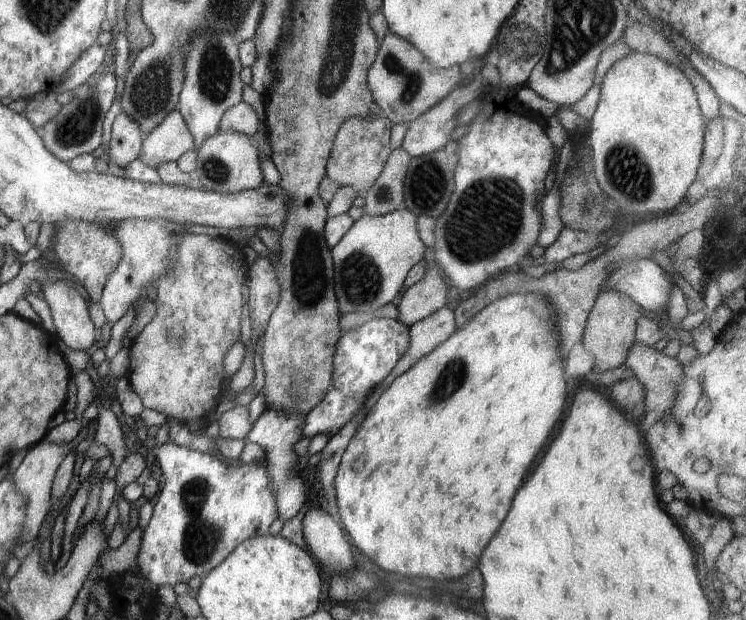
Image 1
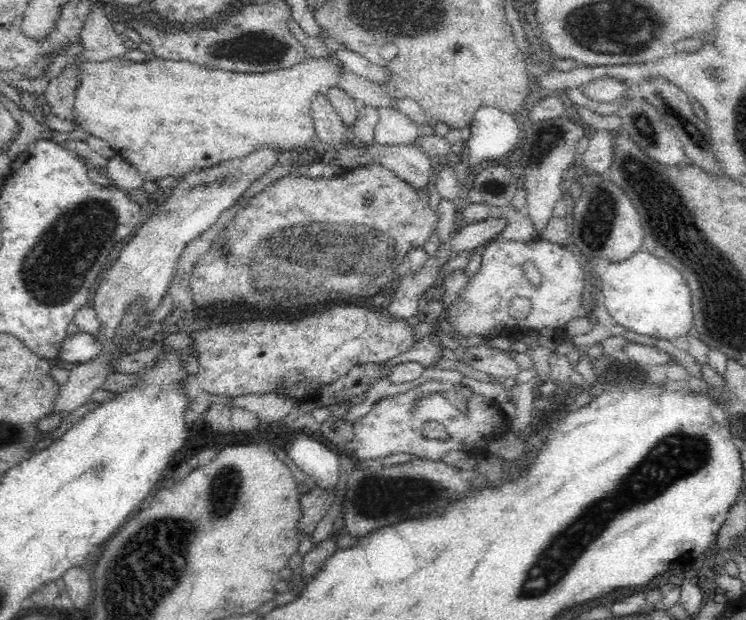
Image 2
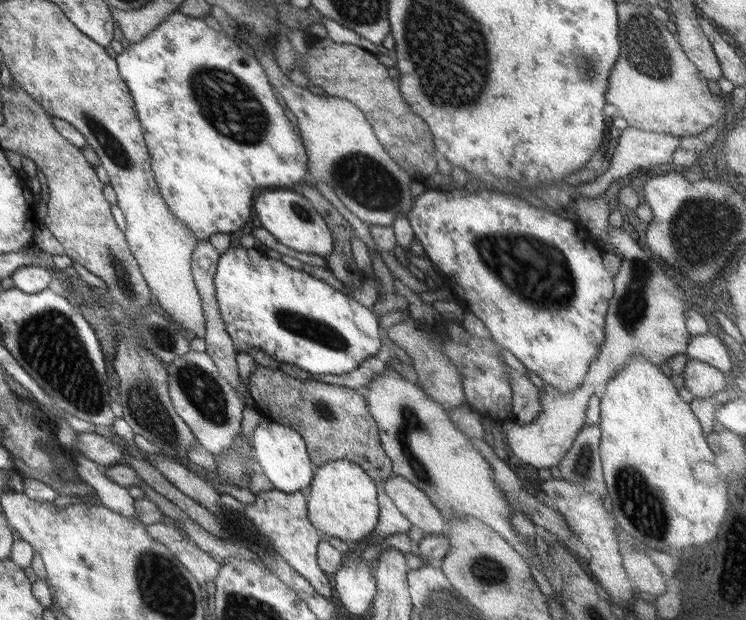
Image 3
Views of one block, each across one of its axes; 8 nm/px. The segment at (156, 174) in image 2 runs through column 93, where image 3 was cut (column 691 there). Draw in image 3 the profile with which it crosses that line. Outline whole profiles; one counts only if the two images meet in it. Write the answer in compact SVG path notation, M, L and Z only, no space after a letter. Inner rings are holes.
M616 2L616 13L618 16L618 40L619 40L619 54L617 60L615 61L615 66L611 70L611 76L609 76L609 84L607 84L607 92L605 92L605 102L615 106L618 111L619 117L631 128L637 128L638 130L647 130L648 132L663 132L664 134L671 134L672 136L677 136L679 138L693 138L699 133L705 131L715 124L719 125L723 113L728 111L729 103L728 96L720 93L718 95L711 94L707 88L706 80L703 80L699 76L698 70L691 64L691 61L687 59L681 45L677 42L676 38L667 31L663 22L655 19L649 11L641 6L633 6L633 4L628 2Z

